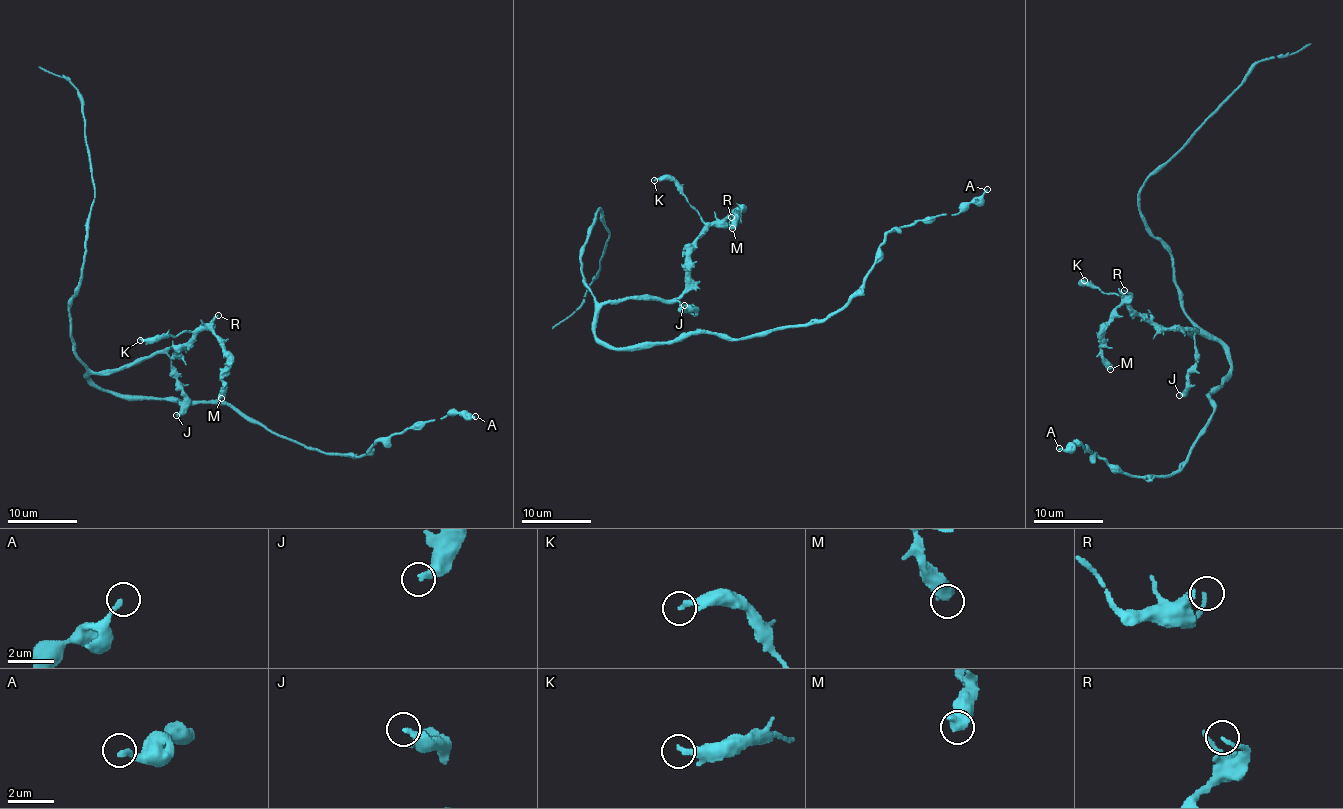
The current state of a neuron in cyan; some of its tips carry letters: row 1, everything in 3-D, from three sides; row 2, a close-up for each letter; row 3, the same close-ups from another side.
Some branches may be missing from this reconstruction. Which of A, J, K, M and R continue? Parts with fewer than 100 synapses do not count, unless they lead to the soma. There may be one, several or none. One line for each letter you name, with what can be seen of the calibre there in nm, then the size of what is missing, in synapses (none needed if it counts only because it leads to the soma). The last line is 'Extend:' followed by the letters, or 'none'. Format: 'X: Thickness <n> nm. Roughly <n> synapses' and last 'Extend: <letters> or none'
Extend: none

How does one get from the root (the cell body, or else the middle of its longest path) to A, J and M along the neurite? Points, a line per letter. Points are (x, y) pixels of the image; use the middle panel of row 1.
A: (612, 348), (673, 343), (693, 333), (743, 339), (824, 321), (863, 283), (888, 233), (959, 213), (987, 189)
J: (612, 348), (595, 335), (596, 314), (604, 304), (673, 300), (691, 310), (684, 305)
M: (612, 348), (595, 335), (604, 304), (677, 299), (686, 253), (739, 209), (732, 228)

